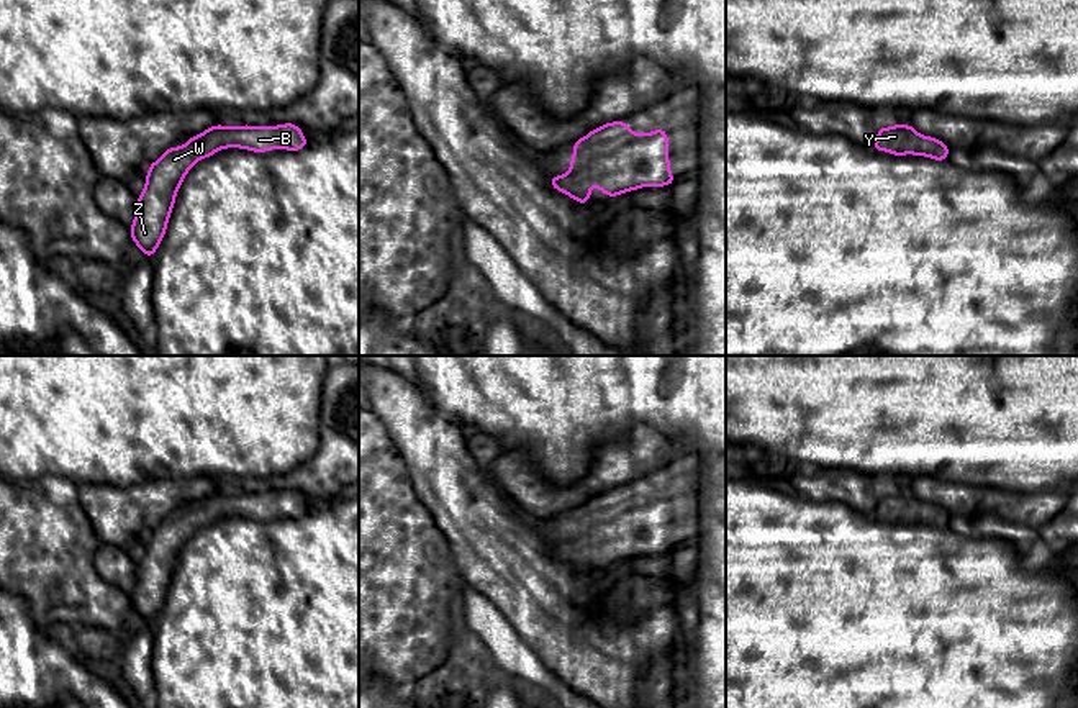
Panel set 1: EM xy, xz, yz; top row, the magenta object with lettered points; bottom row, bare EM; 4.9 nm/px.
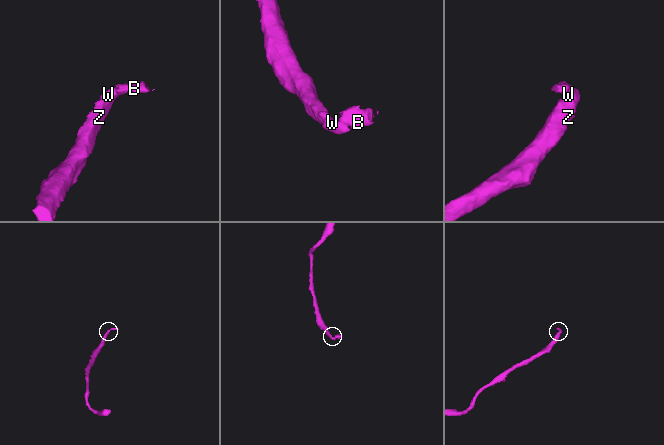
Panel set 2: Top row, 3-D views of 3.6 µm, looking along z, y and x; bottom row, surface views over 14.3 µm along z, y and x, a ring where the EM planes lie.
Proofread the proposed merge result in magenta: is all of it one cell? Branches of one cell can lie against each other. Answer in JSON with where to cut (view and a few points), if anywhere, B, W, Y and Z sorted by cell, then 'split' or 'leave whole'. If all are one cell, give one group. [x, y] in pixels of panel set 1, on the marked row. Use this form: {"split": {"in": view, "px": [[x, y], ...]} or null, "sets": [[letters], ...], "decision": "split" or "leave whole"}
{"split": null, "sets": [["B", "W", "Y", "Z"]], "decision": "leave whole"}

